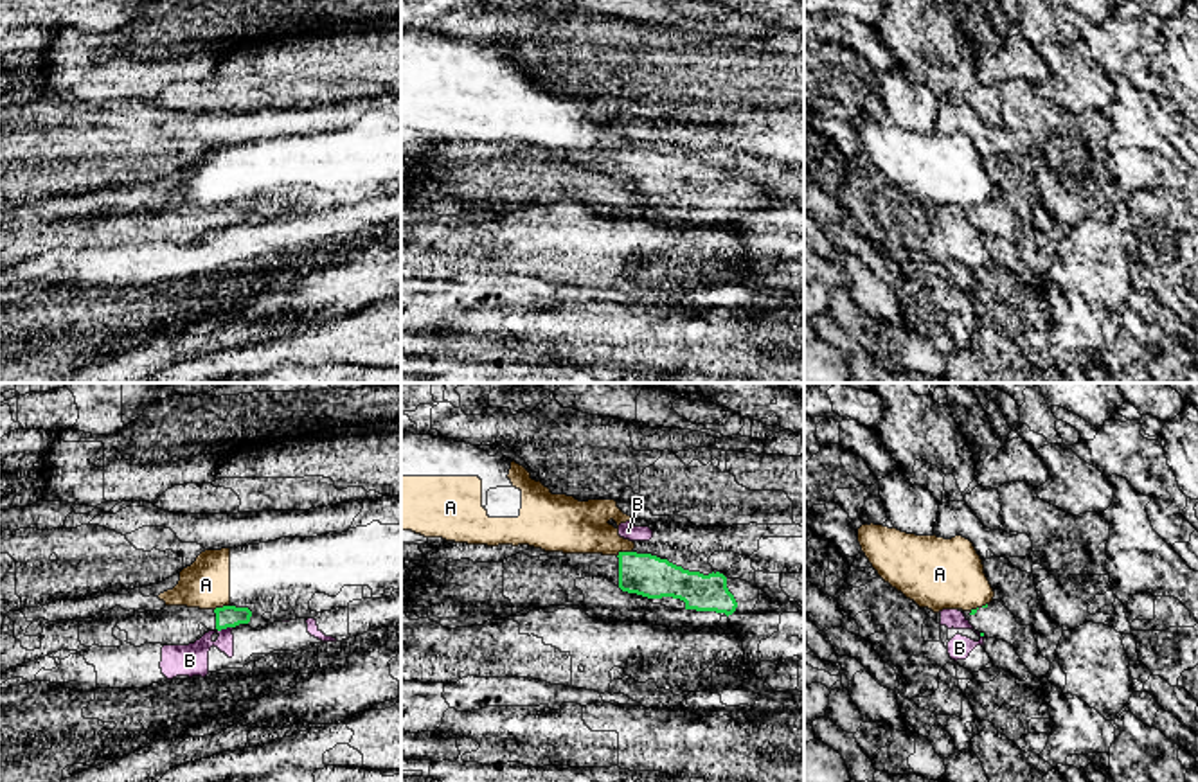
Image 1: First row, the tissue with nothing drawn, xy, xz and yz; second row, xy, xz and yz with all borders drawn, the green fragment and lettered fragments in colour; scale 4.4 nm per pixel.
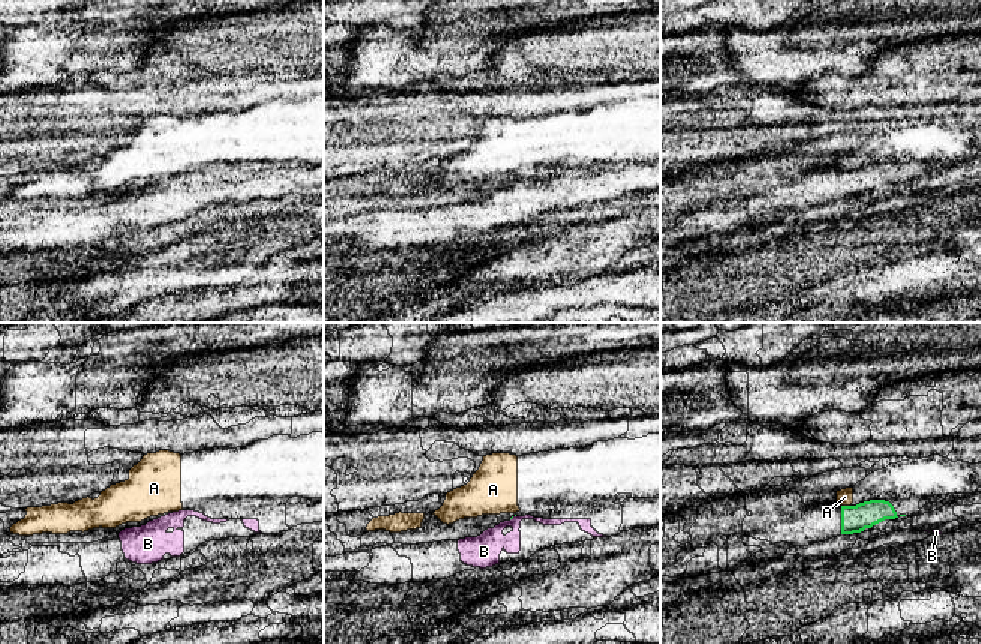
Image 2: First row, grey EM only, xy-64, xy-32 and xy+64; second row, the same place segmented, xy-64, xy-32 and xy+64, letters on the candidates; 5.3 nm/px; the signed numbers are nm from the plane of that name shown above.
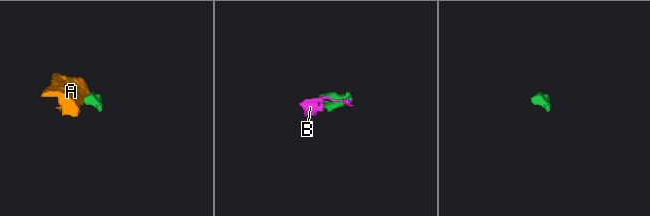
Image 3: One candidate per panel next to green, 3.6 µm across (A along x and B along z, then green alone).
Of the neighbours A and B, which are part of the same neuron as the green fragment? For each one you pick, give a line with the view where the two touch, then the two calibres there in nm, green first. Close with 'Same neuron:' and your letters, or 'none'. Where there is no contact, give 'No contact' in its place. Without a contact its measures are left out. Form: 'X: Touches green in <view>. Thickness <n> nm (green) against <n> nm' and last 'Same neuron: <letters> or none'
Same neuron: none

